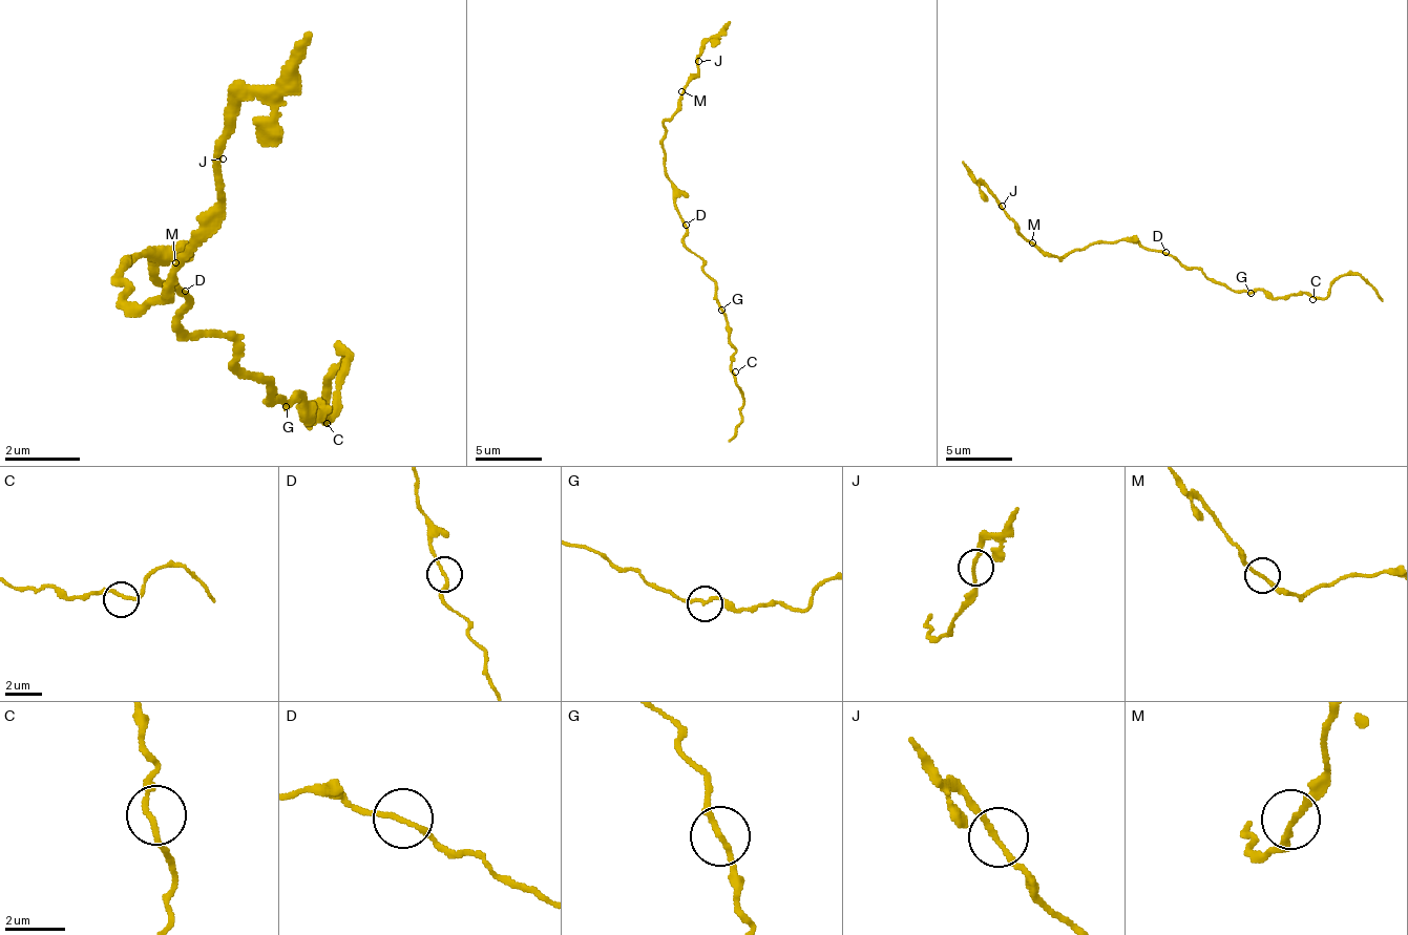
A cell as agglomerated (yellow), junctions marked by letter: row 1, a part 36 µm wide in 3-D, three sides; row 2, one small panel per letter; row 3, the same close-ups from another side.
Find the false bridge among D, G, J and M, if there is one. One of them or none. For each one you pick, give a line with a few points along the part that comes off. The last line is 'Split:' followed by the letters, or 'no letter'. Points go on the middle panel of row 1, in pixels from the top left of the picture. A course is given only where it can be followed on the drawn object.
Split: no letter

